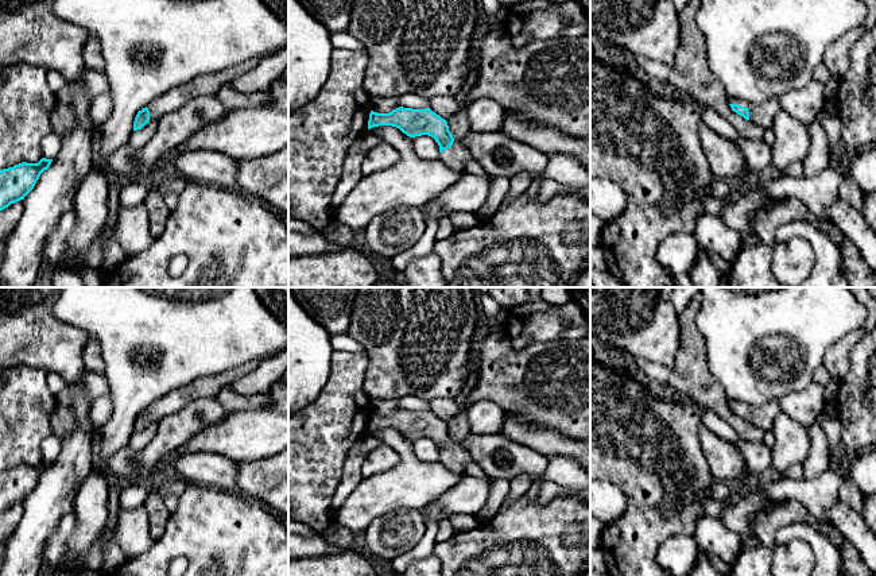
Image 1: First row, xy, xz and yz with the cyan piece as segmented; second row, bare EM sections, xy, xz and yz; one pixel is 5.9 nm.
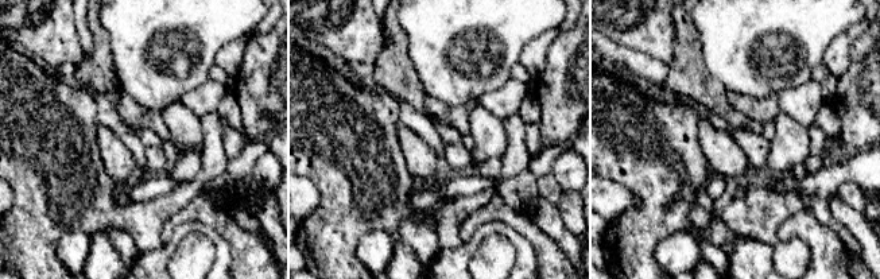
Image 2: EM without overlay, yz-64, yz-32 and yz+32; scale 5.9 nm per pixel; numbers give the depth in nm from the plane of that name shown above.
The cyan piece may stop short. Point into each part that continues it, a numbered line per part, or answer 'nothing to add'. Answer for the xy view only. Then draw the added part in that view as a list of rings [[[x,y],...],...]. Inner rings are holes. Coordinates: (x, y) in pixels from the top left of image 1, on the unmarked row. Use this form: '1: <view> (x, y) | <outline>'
1: xy (206, 386) | [[[260,362],[248,363],[218,376],[202,376],[183,388],[177,388],[148,406],[150,424],[179,411],[197,398],[216,398],[220,390],[255,370]]]

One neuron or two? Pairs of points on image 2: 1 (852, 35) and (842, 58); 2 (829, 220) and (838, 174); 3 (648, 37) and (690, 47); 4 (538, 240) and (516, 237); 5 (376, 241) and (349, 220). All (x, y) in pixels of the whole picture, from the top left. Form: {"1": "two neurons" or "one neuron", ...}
{"1": "one neuron", "2": "one neuron", "3": "two neurons", "4": "two neurons", "5": "two neurons"}

